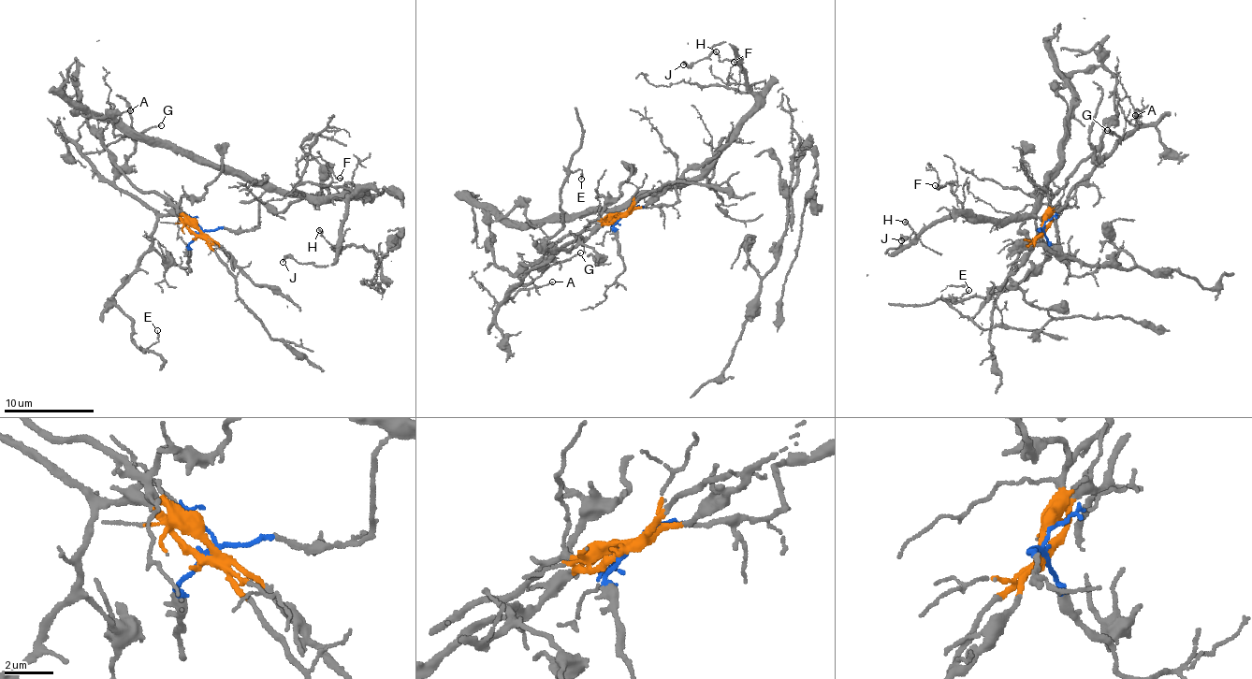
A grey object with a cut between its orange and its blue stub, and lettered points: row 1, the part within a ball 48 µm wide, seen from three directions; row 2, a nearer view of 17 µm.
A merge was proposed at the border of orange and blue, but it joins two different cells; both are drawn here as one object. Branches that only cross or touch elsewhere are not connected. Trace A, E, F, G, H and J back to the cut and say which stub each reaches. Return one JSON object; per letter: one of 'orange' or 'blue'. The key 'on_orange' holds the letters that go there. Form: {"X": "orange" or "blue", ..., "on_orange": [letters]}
{"A": "orange", "E": "orange", "F": "blue", "G": "orange", "H": "blue", "J": "blue", "on_orange": ["A", "E", "G"]}

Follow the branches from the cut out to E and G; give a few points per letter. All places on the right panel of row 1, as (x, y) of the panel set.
E: (1042, 228), (1054, 210), (1063, 208), (1057, 245), (1048, 258), (1027, 270), (1013, 287), (954, 301), (969, 289)
G: (1042, 228), (1054, 210), (1065, 205), (1073, 187), (1093, 173), (1116, 141), (1121, 140), (1108, 131)

